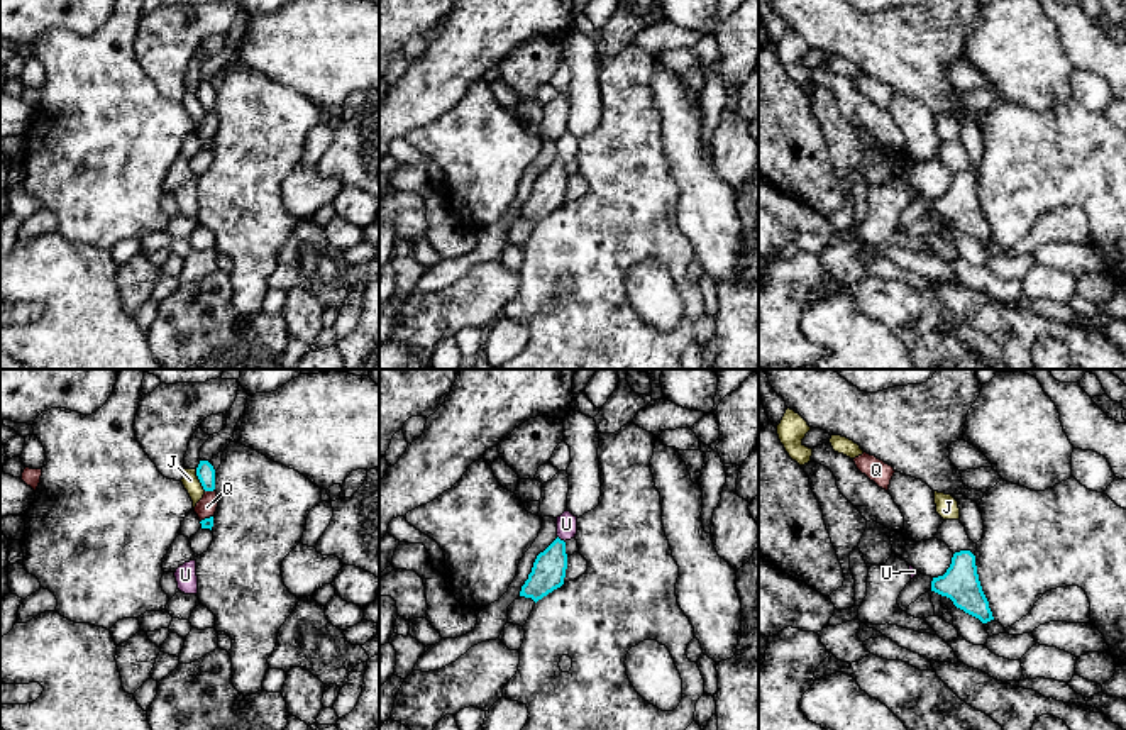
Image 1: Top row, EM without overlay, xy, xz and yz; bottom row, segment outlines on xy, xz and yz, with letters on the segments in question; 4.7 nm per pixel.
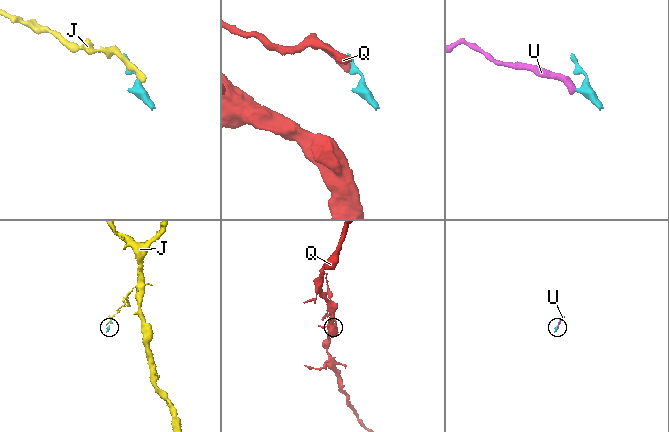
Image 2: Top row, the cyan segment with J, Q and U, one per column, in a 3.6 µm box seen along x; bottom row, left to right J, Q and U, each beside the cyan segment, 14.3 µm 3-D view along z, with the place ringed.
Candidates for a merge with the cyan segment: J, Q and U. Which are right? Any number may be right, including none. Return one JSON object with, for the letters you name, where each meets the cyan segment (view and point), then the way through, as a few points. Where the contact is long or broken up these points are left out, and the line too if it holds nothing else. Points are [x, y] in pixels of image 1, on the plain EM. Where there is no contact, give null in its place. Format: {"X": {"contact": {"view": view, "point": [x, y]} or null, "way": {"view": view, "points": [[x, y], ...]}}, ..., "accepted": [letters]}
{"U": {"contact": {"view": "xz", "point": [559, 160]}, "way": {"view": "xz", "points": [[549, 190], [559, 160], [566, 151], [566, 144]]}}, "accepted": ["U"]}

